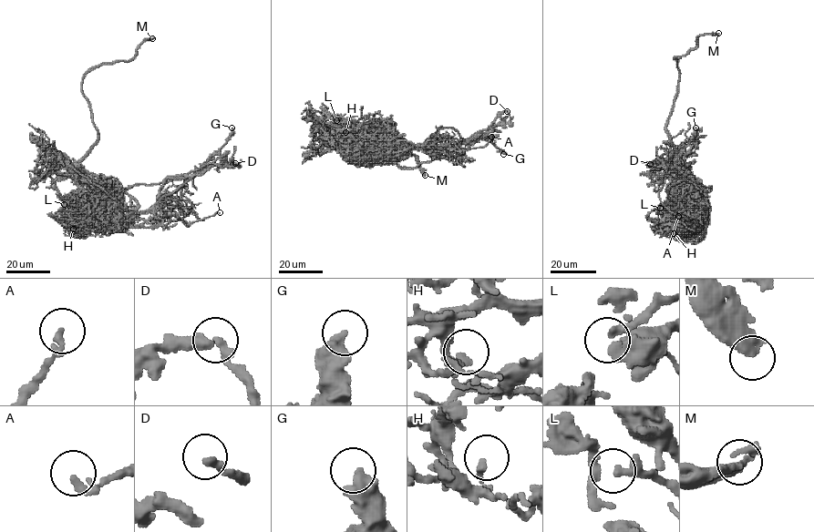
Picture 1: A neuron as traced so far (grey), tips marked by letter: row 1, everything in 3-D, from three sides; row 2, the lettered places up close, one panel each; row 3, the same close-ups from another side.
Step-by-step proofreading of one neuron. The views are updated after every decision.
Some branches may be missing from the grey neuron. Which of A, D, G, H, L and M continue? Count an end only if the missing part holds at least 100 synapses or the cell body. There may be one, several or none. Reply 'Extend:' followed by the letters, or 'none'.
Extend: M

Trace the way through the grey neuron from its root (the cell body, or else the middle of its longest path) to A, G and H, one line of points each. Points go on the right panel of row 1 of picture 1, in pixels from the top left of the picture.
A: (683, 165), (684, 205), (677, 209), (675, 227), (685, 233), (681, 228), (689, 219), (694, 227), (678, 216)
G: (683, 165), (689, 184), (705, 194), (710, 186), (705, 187), (695, 179), (687, 180), (679, 161), (695, 127)
H: (683, 165), (683, 203), (664, 225), (674, 236), (674, 233)

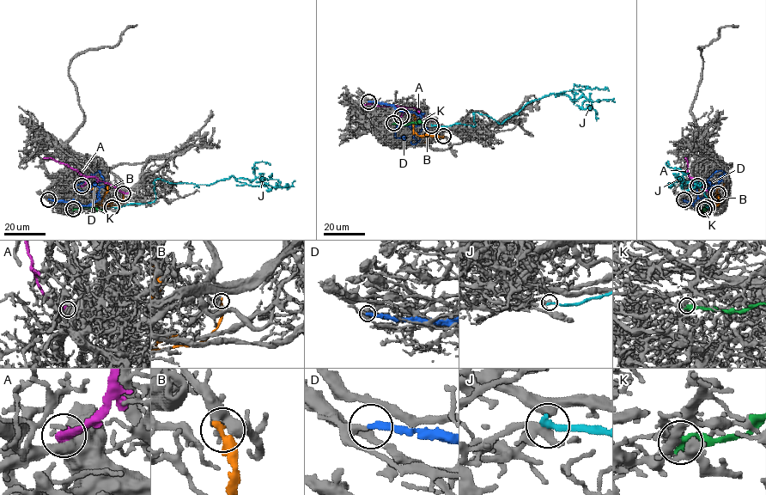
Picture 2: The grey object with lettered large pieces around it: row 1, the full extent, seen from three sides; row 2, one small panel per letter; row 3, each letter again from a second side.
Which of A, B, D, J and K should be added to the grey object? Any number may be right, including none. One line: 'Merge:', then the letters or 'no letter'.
Merge: no letter

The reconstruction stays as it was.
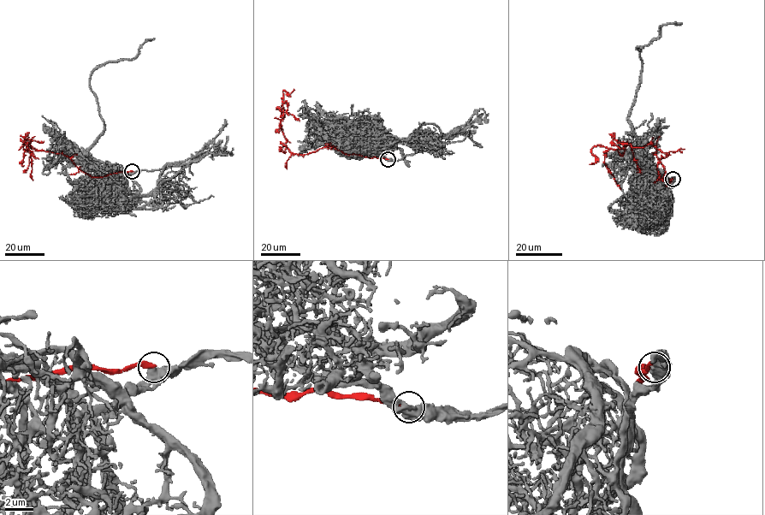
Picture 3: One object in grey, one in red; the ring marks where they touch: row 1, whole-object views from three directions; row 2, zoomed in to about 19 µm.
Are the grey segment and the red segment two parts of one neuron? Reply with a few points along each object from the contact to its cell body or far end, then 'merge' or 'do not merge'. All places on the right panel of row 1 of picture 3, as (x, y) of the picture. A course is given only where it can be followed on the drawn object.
course grey (673, 180), (668, 186), (653, 175), (629, 114), (641, 75), (637, 47), (651, 43), (661, 26), (681, 23); course red (673, 180), (667, 185), (656, 168), (667, 154), (649, 144), (625, 145), (609, 149), (604, 158), (620, 189); do not merge

